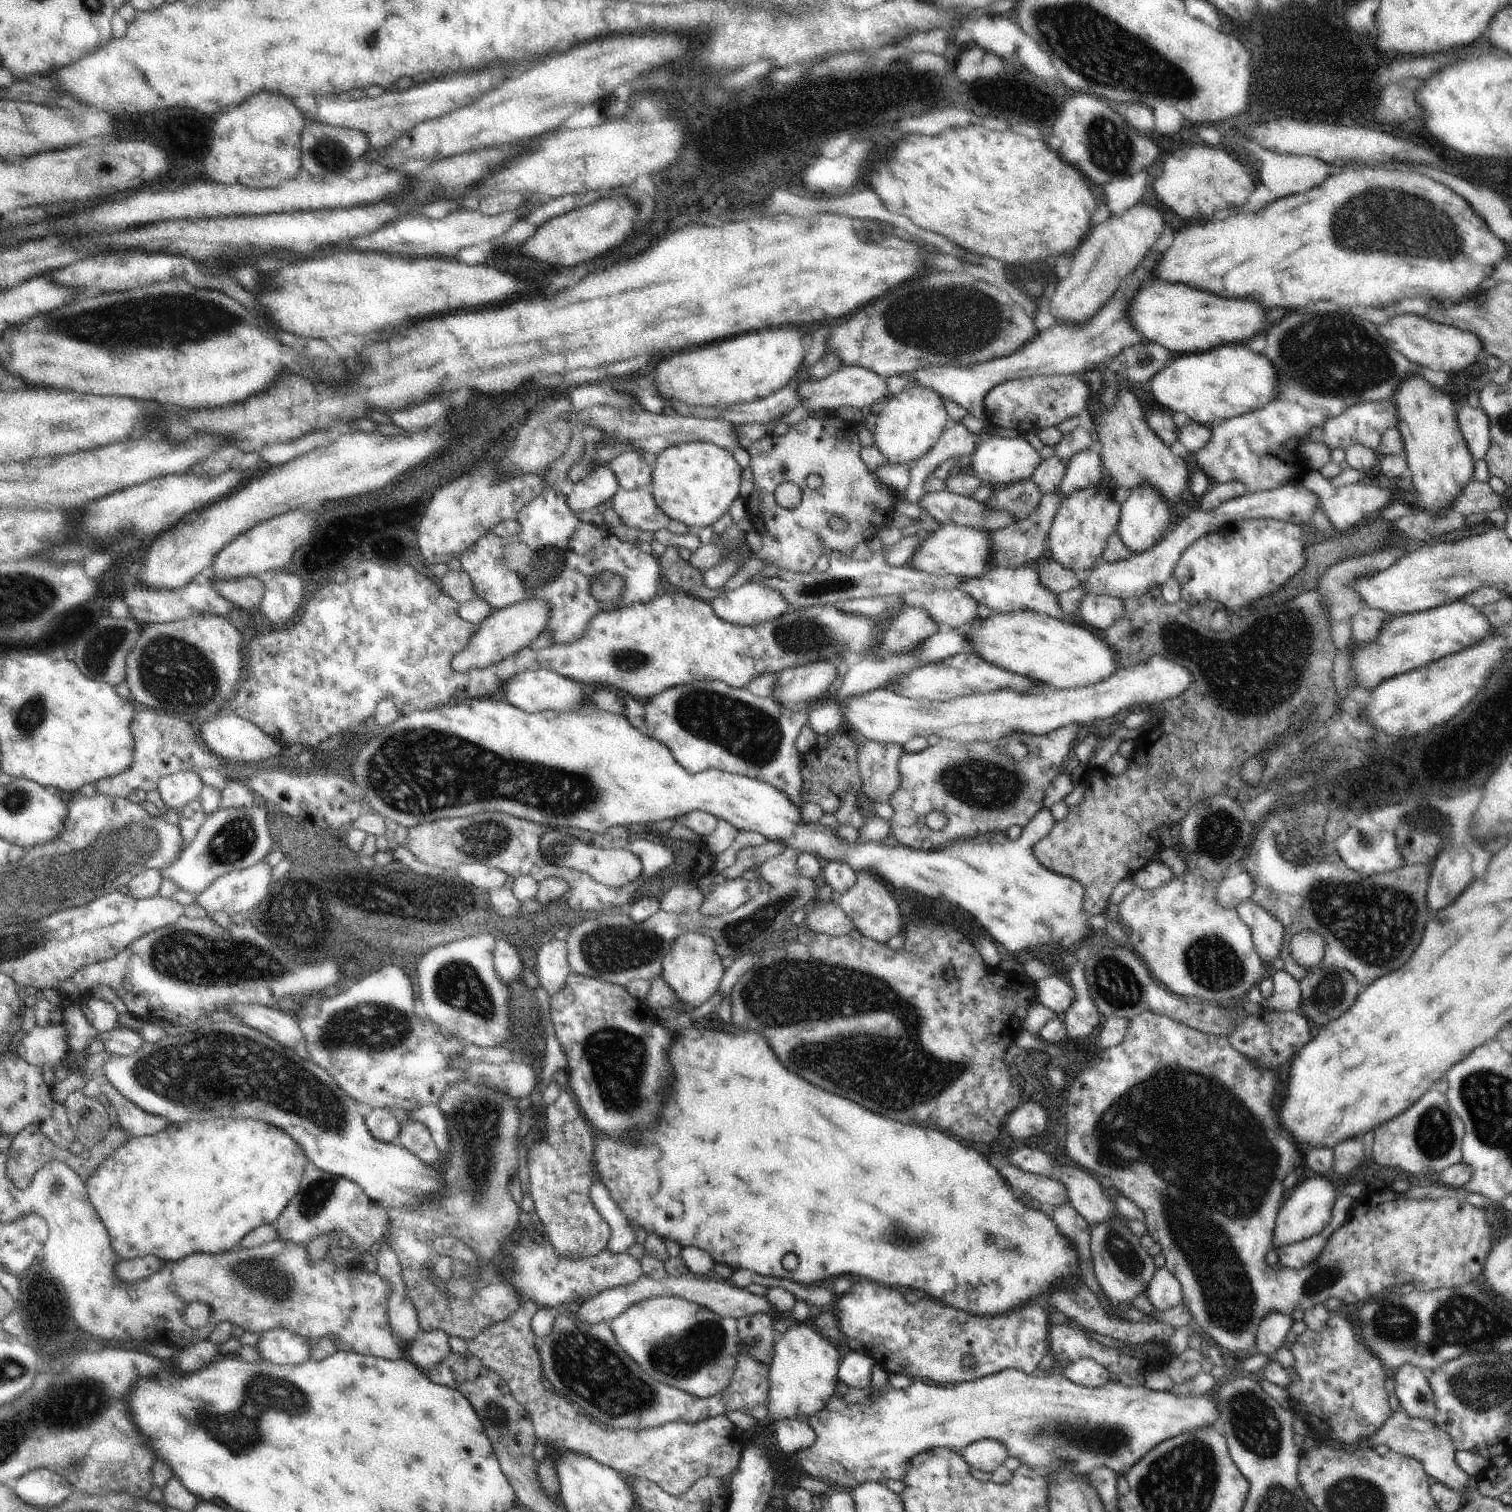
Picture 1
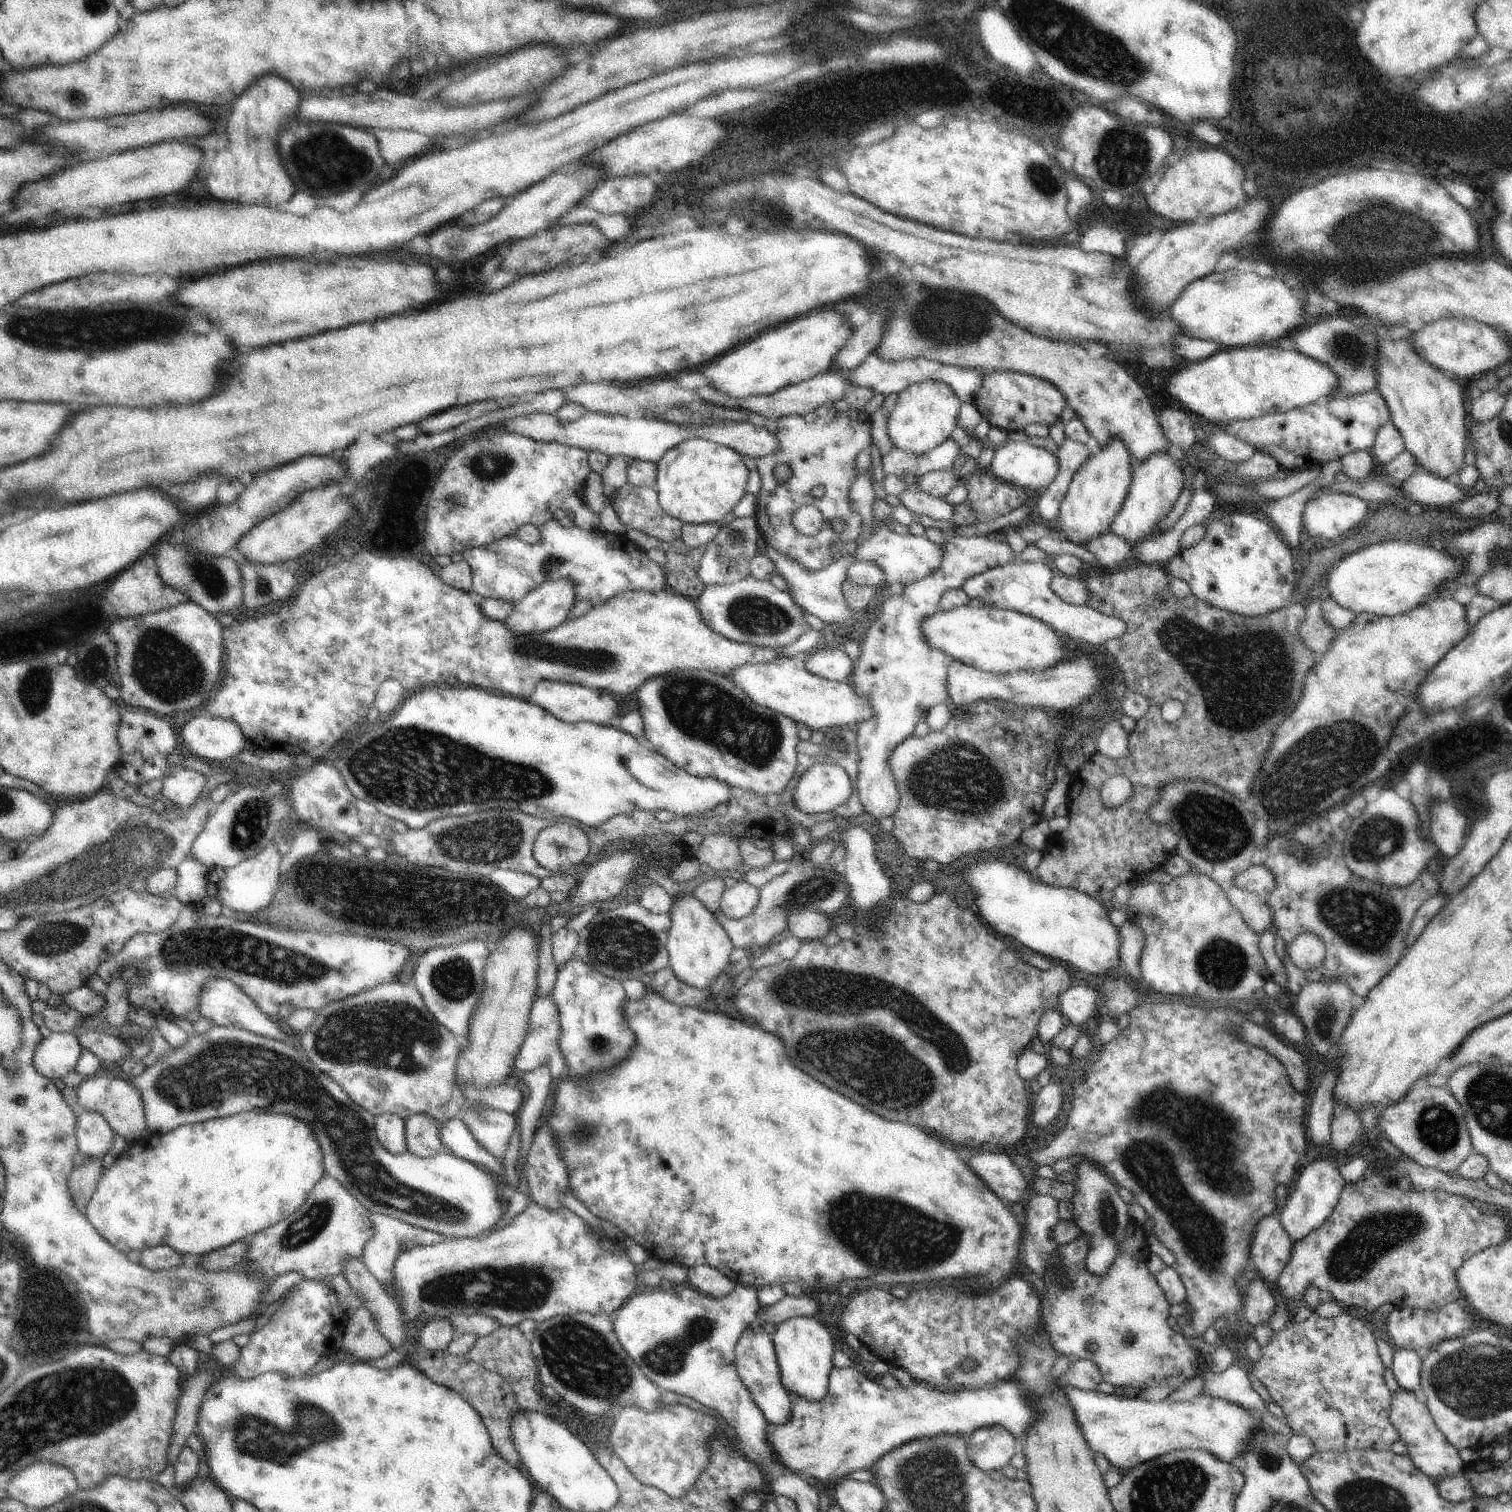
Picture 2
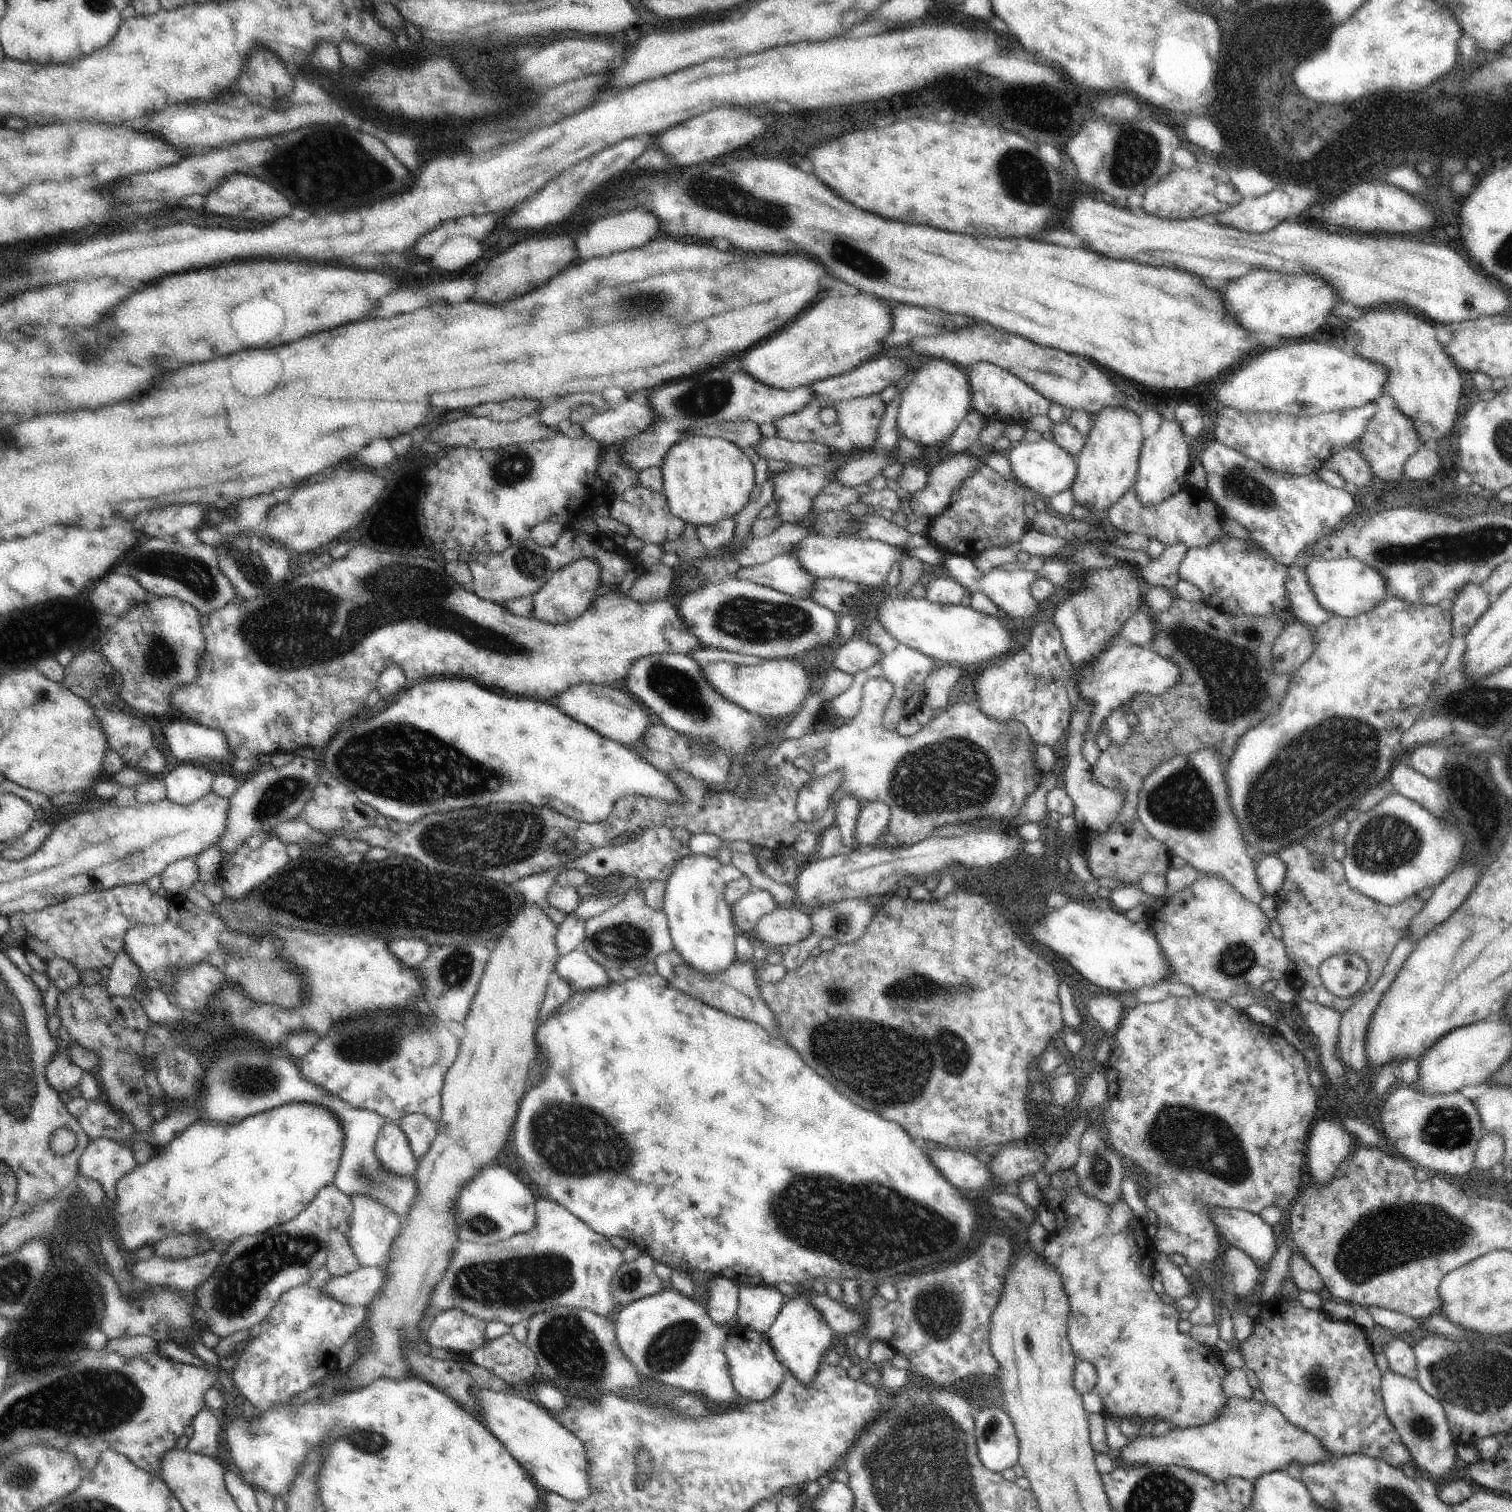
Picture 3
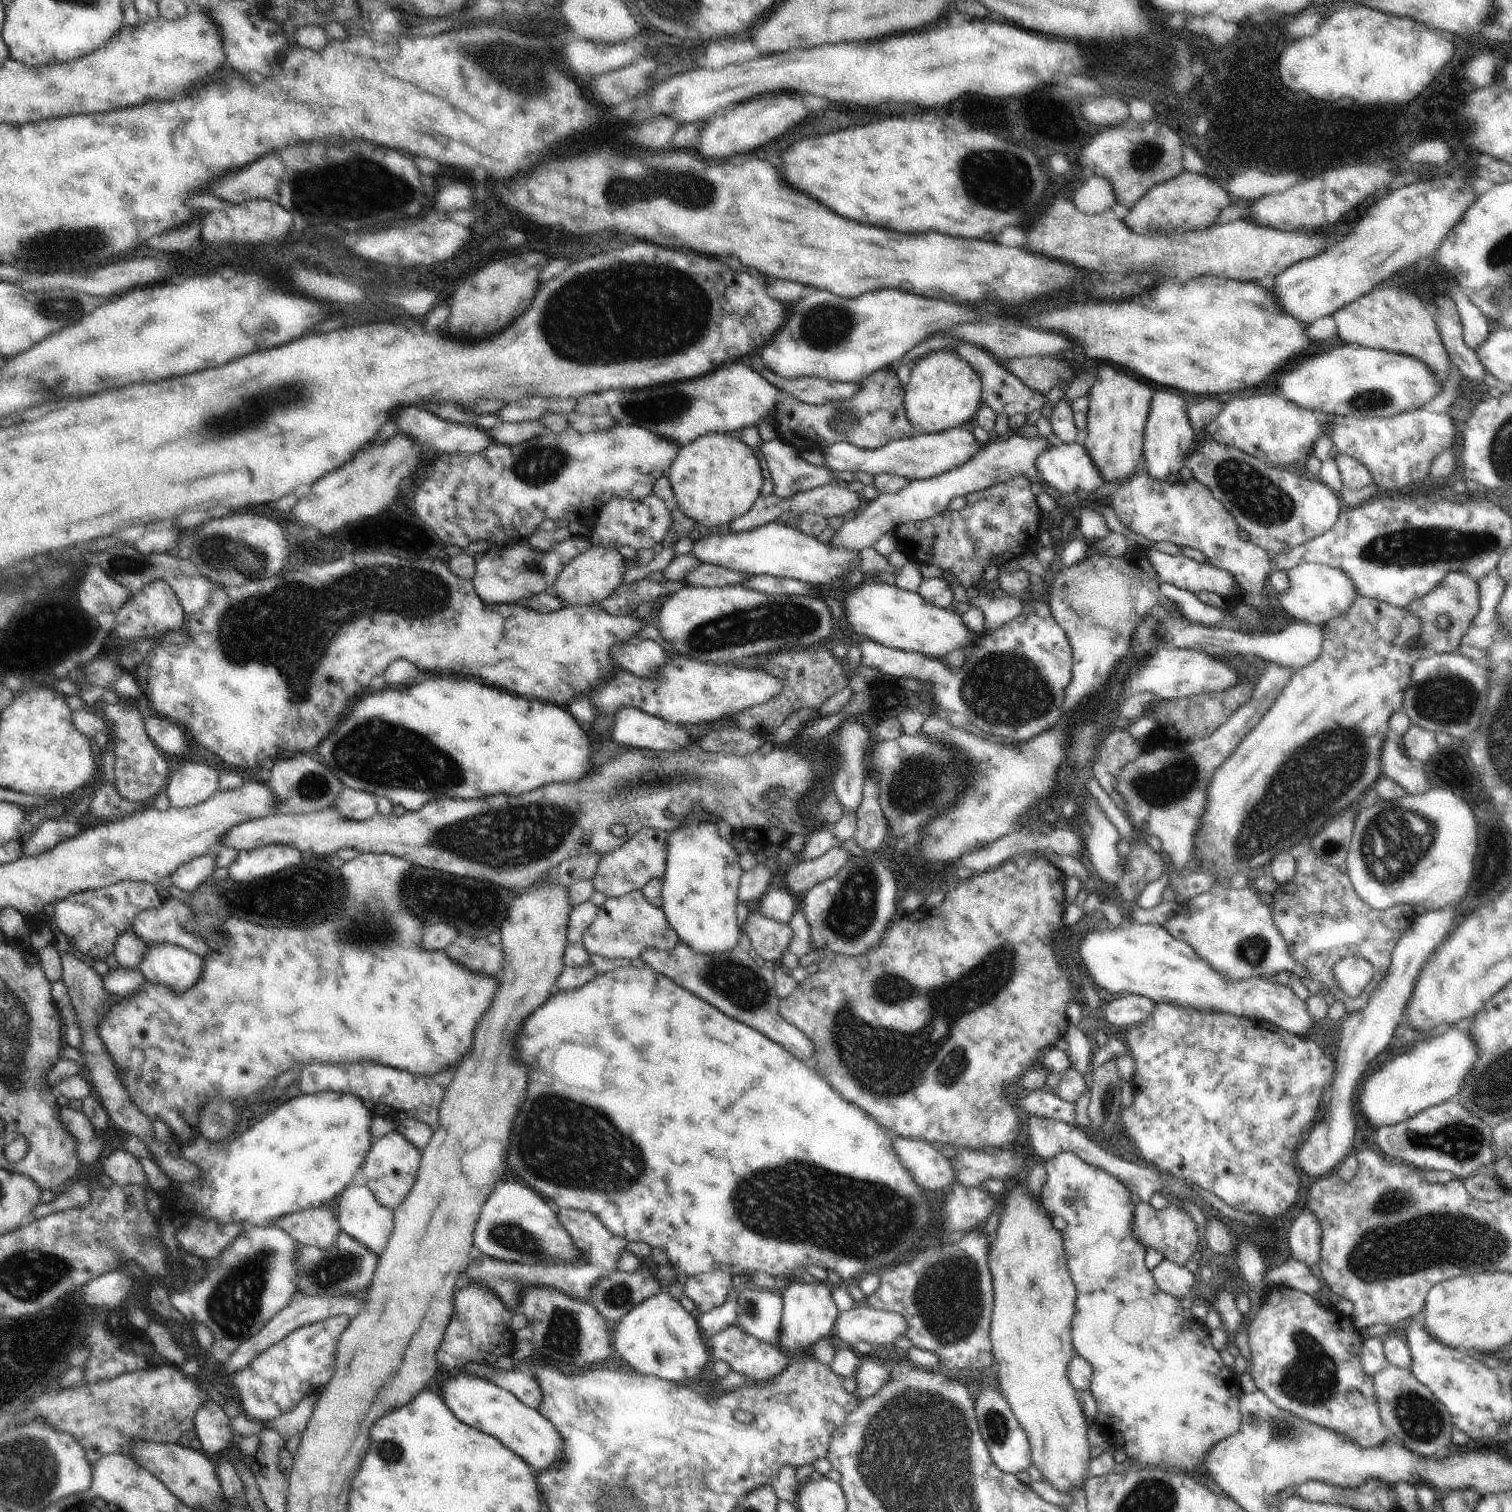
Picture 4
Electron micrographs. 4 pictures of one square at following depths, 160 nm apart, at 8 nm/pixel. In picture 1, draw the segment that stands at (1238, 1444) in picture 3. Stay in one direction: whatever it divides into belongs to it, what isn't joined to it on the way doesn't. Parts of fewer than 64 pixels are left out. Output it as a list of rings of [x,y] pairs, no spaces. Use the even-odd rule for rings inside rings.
[[[1004,1369],[1002,1372],[988,1375],[987,1377],[976,1379],[975,1381],[960,1383],[959,1385],[955,1385],[954,1388],[930,1386],[930,1384],[924,1384],[921,1380],[913,1380],[911,1385],[905,1389],[887,1387],[880,1391],[878,1391],[874,1386],[864,1388],[851,1387],[848,1383],[838,1379],[834,1394],[828,1401],[828,1404],[816,1414],[806,1415],[799,1418],[801,1421],[808,1423],[810,1428],[815,1430],[816,1438],[812,1443],[812,1446],[804,1448],[804,1450],[797,1450],[795,1453],[796,1460],[798,1460],[798,1464],[800,1465],[800,1470],[804,1470],[806,1474],[810,1474],[814,1479],[822,1479],[830,1483],[836,1483],[837,1485],[848,1486],[848,1488],[852,1489],[856,1485],[862,1484],[866,1481],[885,1484],[884,1480],[886,1480],[886,1478],[901,1480],[905,1475],[906,1469],[909,1467],[909,1462],[912,1458],[916,1457],[917,1454],[942,1447],[961,1453],[969,1444],[980,1439],[998,1439],[1007,1446],[1009,1456],[1014,1456],[1014,1458],[1018,1458],[1021,1464],[1034,1466],[1036,1469],[1038,1466],[1046,1466],[1046,1468],[1050,1468],[1050,1472],[1055,1471],[1056,1469],[1059,1469],[1059,1460],[1064,1459],[1067,1462],[1067,1465],[1072,1465],[1073,1469],[1077,1473],[1082,1473],[1086,1476],[1092,1474],[1092,1471],[1099,1466],[1111,1468],[1114,1472],[1117,1472],[1118,1476],[1125,1476],[1129,1473],[1132,1466],[1134,1466],[1141,1458],[1144,1458],[1144,1456],[1146,1456],[1146,1454],[1148,1454],[1152,1449],[1155,1449],[1160,1443],[1170,1440],[1179,1434],[1188,1433],[1189,1431],[1209,1429],[1212,1426],[1218,1428],[1219,1416],[1220,1409],[1216,1402],[1216,1398],[1209,1397],[1206,1394],[1176,1396],[1170,1390],[1155,1391],[1142,1385],[1139,1387],[1124,1386],[1124,1384],[1119,1383],[1117,1379],[1110,1380],[1110,1382],[1101,1387],[1085,1387],[1068,1380],[1061,1372],[1056,1371],[1044,1374],[1028,1374],[1020,1369]]]

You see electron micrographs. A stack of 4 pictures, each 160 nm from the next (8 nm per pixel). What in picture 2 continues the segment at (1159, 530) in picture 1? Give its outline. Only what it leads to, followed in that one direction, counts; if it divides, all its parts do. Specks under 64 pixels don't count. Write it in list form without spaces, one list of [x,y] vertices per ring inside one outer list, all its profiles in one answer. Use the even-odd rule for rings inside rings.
[[[1156,451],[1150,454],[1133,471],[1126,500],[1109,526],[1109,532],[1124,537],[1131,544],[1154,536],[1156,524],[1162,518],[1166,518],[1174,508],[1174,502],[1184,487],[1182,478],[1182,464],[1169,451]]]

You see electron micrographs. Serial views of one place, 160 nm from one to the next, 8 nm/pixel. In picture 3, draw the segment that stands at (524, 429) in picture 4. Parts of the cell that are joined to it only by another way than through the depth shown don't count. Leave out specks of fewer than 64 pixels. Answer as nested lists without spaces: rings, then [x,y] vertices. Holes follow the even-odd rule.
[[[574,393],[569,398],[555,400],[555,403],[541,411],[540,414],[536,413],[536,416],[540,424],[543,424],[545,427],[556,427],[565,418],[572,417],[577,406],[587,404],[591,404],[602,411],[608,409],[605,406],[602,394]]]

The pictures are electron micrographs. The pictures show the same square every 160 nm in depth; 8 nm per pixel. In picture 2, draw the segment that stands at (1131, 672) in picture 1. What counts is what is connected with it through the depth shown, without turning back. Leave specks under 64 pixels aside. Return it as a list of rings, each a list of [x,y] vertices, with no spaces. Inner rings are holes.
[[[797,657],[737,666],[731,670],[728,678],[741,688],[754,704],[783,714],[795,723],[807,725],[814,731],[824,732],[834,727],[846,726],[856,730],[860,723],[874,714],[869,698],[861,697],[849,682],[841,683],[812,674]]]

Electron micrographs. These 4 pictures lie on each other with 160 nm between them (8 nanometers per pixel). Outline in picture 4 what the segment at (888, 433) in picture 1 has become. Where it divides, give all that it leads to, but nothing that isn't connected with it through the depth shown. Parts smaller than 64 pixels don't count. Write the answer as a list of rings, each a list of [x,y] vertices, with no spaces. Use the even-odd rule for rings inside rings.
[[[954,349],[932,351],[913,365],[910,380],[905,386],[905,413],[921,434],[939,433],[954,427],[971,425],[982,407],[981,376]]]

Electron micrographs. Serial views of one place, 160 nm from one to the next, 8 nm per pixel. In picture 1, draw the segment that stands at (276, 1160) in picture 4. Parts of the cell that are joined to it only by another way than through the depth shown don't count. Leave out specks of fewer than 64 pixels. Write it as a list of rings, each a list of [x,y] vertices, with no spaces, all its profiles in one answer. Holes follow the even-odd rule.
[[[220,1117],[205,1121],[168,1124],[158,1134],[129,1138],[116,1152],[104,1159],[98,1170],[85,1182],[85,1185],[87,1186],[89,1201],[109,1234],[109,1239],[112,1248],[116,1251],[118,1262],[154,1255],[162,1259],[164,1263],[167,1263],[179,1261],[194,1253],[213,1255],[230,1251],[235,1249],[237,1244],[255,1228],[262,1225],[272,1225],[299,1191],[300,1183],[304,1178],[305,1166],[308,1163],[308,1157],[305,1156],[302,1147],[279,1126],[252,1117]]]

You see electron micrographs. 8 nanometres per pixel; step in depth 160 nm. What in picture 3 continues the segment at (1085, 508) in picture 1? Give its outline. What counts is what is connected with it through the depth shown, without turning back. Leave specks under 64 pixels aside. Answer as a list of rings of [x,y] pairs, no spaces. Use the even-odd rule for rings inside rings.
[[[1107,406],[1100,409],[1093,418],[1086,444],[1077,458],[1078,472],[1072,486],[1075,501],[1087,504],[1094,510],[1090,519],[1106,514],[1110,506],[1135,484],[1139,452],[1145,439],[1140,431],[1140,415],[1136,409]]]

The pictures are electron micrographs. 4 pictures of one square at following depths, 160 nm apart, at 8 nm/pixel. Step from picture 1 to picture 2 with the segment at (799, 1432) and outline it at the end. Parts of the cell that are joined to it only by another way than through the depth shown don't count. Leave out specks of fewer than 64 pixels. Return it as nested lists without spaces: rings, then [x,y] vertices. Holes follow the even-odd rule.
[[[758,1319],[740,1335],[735,1346],[735,1363],[738,1376],[750,1391],[756,1406],[760,1408],[768,1423],[785,1423],[791,1415],[791,1402],[787,1388],[782,1384],[777,1356],[772,1336],[769,1335]]]

